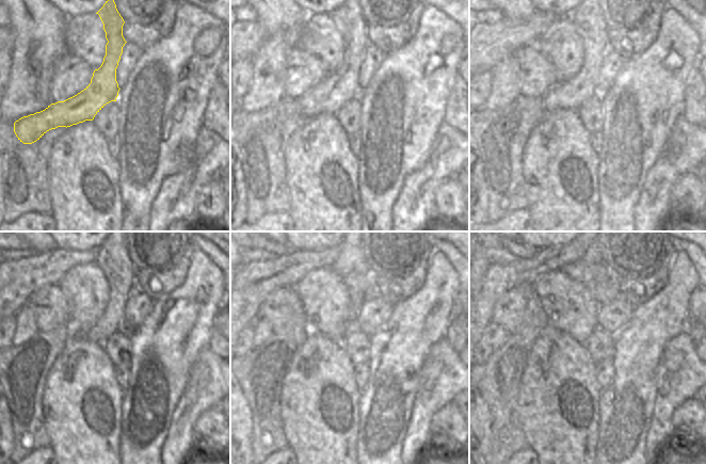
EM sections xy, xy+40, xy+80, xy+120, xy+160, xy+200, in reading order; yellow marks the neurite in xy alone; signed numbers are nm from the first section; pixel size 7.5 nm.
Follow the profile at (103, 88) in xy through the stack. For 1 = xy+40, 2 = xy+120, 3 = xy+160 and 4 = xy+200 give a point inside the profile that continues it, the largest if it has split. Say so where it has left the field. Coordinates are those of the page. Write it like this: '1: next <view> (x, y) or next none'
1: next xy+40 (338, 88)
2: next xy+120 (111, 258)
3: next xy+160 (350, 264)
4: next xy+200 (592, 255)

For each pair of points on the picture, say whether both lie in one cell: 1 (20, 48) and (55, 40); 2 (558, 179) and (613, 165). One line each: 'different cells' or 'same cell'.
1: same cell
2: different cells

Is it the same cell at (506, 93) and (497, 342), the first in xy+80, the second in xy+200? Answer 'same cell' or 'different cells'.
same cell

